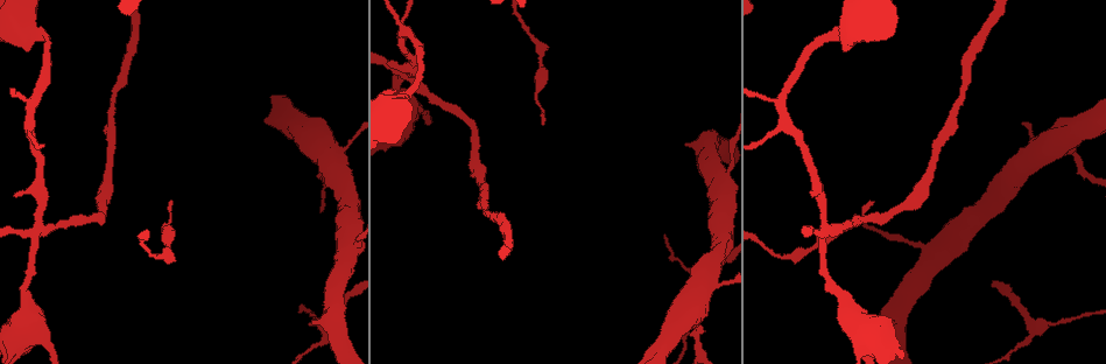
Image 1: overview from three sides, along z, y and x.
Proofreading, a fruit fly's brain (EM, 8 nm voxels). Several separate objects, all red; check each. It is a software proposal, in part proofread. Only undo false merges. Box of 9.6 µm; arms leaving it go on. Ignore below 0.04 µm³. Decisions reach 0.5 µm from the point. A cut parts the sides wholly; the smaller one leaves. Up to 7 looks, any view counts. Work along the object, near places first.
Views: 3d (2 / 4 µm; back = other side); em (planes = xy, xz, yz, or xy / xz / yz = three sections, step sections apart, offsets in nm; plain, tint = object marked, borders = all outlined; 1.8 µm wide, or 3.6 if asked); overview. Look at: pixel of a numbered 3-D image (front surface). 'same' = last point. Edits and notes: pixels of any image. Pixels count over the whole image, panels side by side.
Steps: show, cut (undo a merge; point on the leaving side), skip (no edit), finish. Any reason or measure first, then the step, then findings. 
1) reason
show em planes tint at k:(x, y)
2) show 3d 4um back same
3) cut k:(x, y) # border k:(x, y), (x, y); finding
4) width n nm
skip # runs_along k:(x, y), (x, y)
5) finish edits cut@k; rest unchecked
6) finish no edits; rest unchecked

show em planes borders at 1:(319, 326)

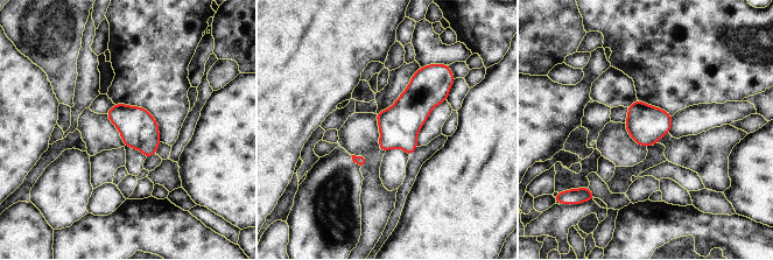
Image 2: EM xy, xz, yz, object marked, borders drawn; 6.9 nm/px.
skip # one neuron here

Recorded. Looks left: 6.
abrupt turn
show 3d 4um at 1:(1070, 146)

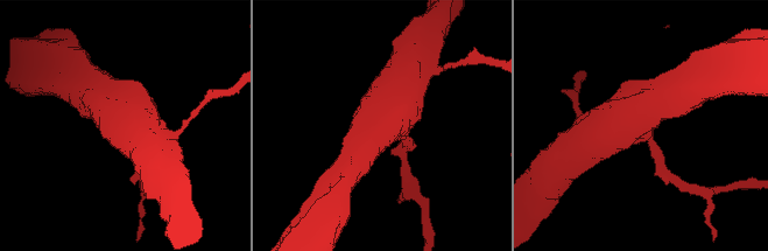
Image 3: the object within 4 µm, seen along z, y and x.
shape alone is not enough
show em 3.6um planes borders at 3:(404, 130)

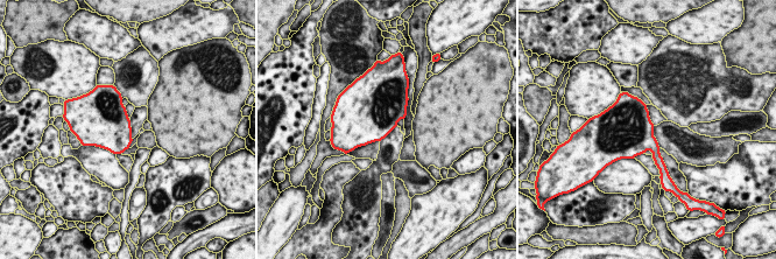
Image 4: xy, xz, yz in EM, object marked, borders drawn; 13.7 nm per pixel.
width 420 nm
skip # continuous, no second neuron

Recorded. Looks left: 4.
three-way junction
show em yz step 16 tint at 1:(787, 124)

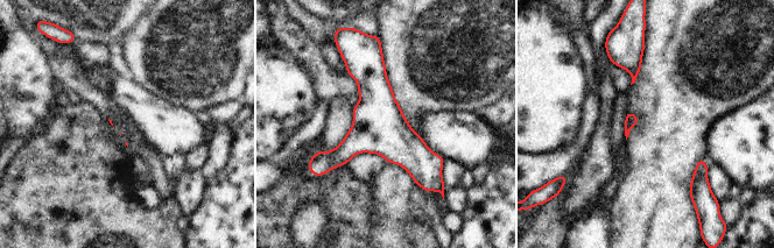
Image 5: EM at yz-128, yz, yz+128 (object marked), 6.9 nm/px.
skip # runs_along 5:(373, 56), (378, 120), (423, 183); one neuron here

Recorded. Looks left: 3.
finish no edits; rest unchecked

